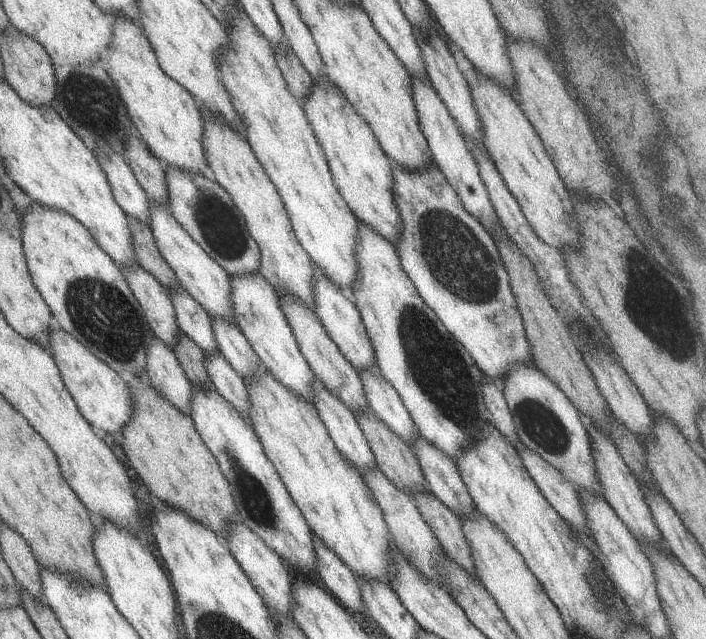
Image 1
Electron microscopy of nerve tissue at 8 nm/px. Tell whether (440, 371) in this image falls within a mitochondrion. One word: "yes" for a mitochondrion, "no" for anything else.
yes

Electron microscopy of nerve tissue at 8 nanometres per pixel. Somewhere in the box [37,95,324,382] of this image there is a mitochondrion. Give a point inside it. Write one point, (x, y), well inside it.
(103, 315)

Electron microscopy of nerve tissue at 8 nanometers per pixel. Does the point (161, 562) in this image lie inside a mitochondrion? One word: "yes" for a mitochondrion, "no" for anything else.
no

